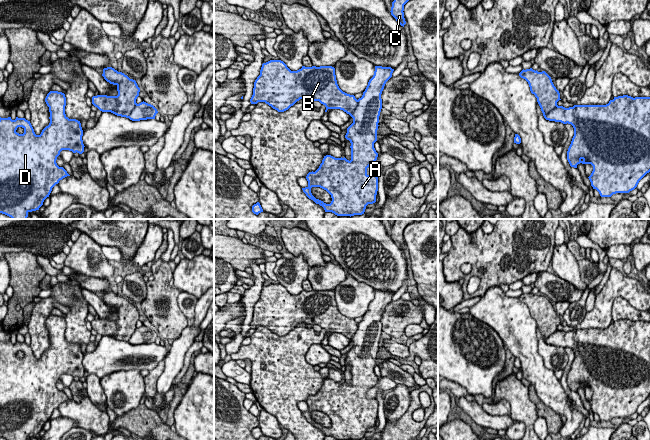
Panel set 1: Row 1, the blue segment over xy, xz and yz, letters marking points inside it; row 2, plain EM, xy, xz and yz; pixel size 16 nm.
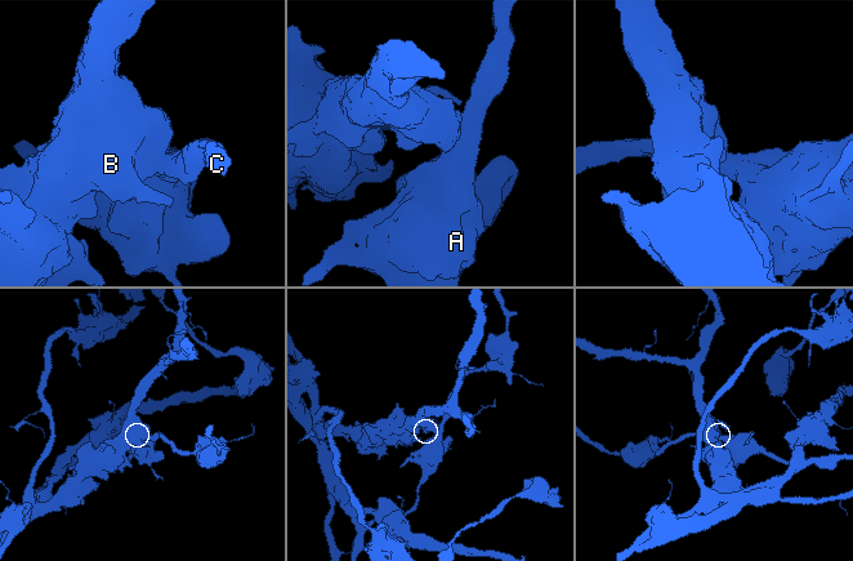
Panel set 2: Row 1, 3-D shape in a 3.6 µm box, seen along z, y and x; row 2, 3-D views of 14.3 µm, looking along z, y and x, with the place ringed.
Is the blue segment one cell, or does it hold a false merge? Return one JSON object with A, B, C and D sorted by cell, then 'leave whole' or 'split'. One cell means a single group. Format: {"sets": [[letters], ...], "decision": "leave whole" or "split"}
{"sets": [["A", "B", "C", "D"]], "decision": "leave whole"}

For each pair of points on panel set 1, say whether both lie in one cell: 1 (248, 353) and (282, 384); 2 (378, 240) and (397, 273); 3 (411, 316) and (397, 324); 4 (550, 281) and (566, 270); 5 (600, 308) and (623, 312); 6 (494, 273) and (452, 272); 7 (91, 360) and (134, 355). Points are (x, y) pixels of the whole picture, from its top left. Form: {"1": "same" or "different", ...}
{"1": "same", "2": "same", "3": "same", "4": "different", "5": "different", "6": "same", "7": "same"}

